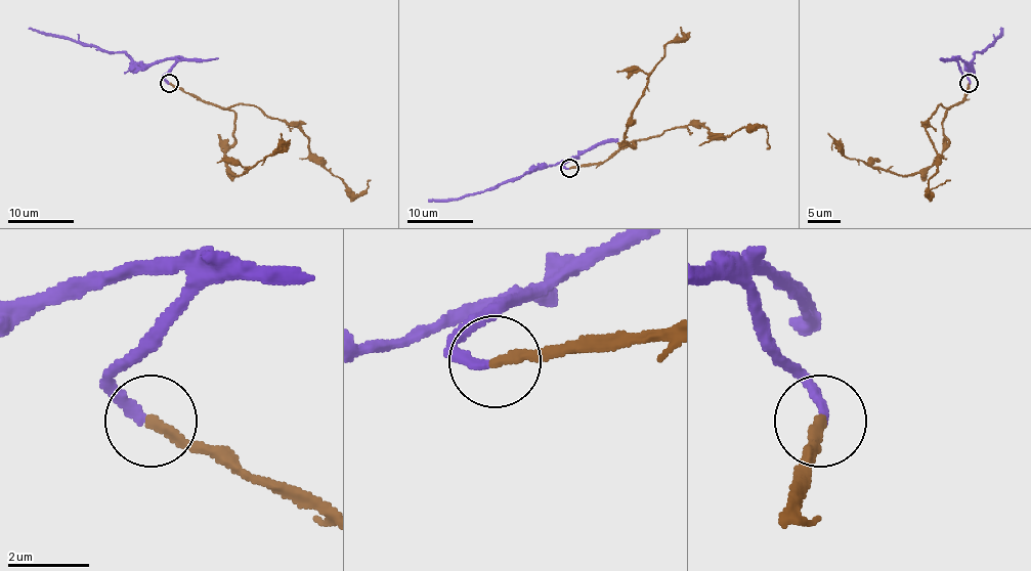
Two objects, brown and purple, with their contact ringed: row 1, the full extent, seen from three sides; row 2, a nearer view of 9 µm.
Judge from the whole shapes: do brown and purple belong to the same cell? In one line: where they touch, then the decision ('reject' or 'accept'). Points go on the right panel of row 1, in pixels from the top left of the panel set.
place (969, 83); accept

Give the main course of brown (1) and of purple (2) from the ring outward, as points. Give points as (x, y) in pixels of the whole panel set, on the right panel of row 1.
1: (969, 83), (958, 104), (941, 104), (926, 123), (937, 165), (926, 193), (950, 180)
2: (969, 83), (958, 68), (958, 59), (967, 64), (1003, 29)

